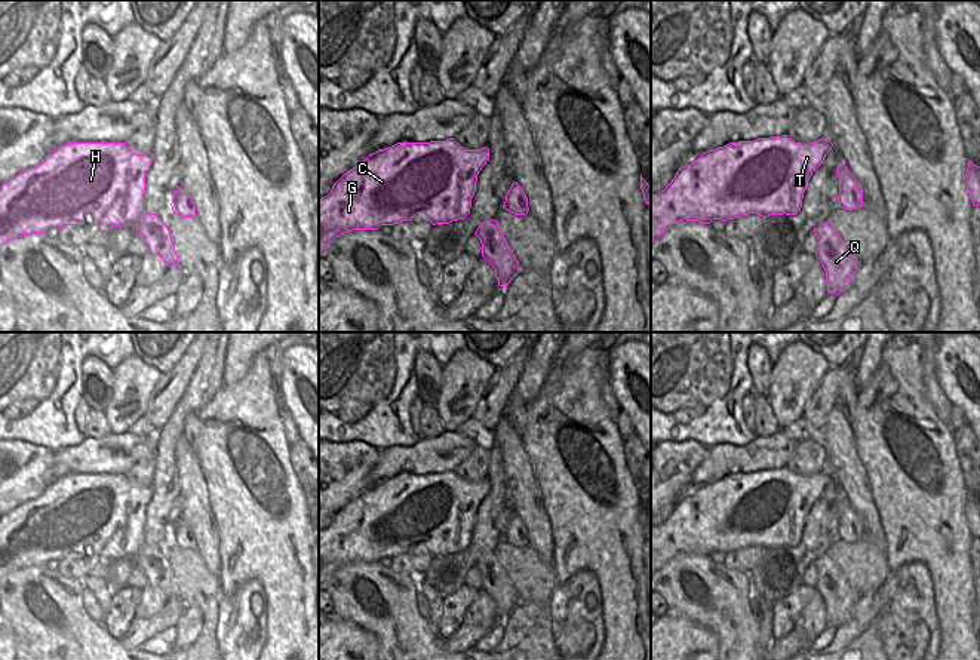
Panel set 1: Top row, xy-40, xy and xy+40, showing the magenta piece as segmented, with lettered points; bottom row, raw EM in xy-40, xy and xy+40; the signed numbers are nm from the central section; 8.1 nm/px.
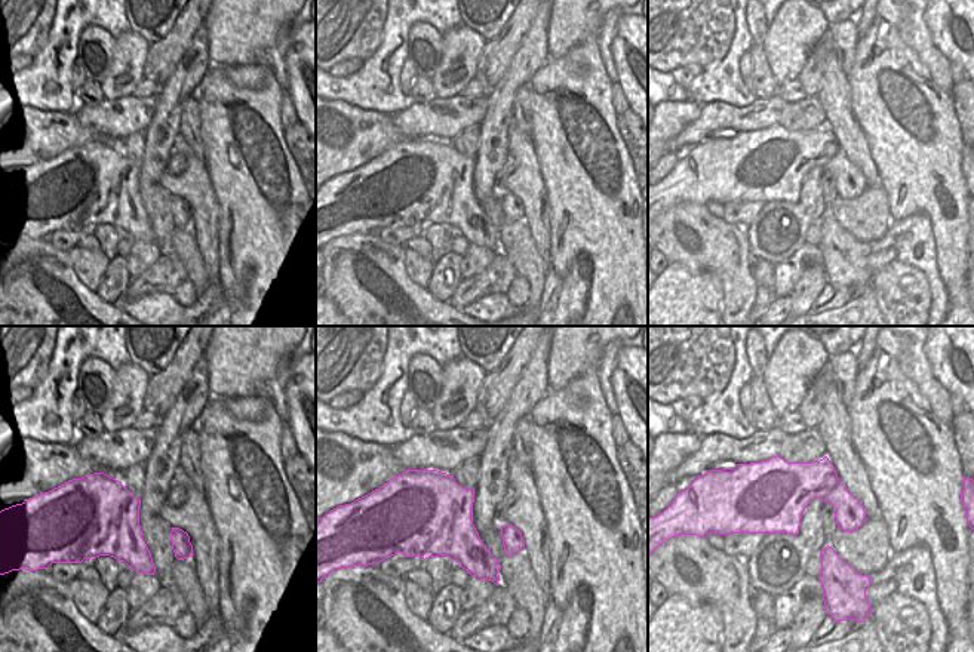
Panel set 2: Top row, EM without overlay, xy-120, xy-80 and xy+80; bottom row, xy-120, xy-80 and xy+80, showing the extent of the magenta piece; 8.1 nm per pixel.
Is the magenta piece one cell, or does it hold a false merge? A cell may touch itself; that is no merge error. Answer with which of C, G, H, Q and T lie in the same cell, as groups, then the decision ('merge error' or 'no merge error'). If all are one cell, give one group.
C G H Q T; no merge error

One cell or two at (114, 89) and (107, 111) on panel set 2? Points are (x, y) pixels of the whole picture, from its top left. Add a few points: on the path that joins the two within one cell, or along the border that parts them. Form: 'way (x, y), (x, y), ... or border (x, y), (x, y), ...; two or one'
border (132, 95), (104, 100); two

